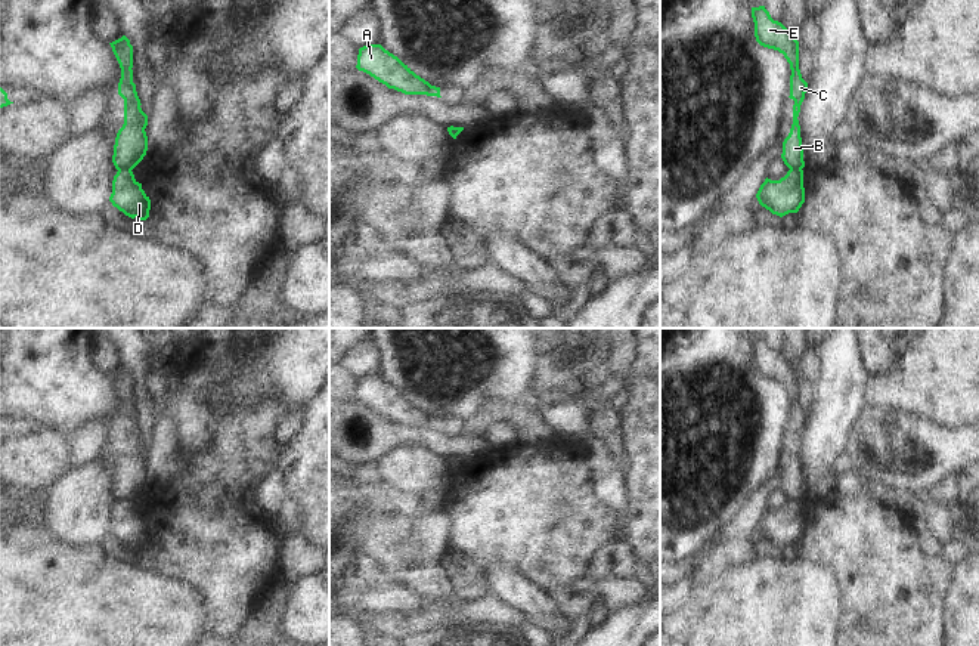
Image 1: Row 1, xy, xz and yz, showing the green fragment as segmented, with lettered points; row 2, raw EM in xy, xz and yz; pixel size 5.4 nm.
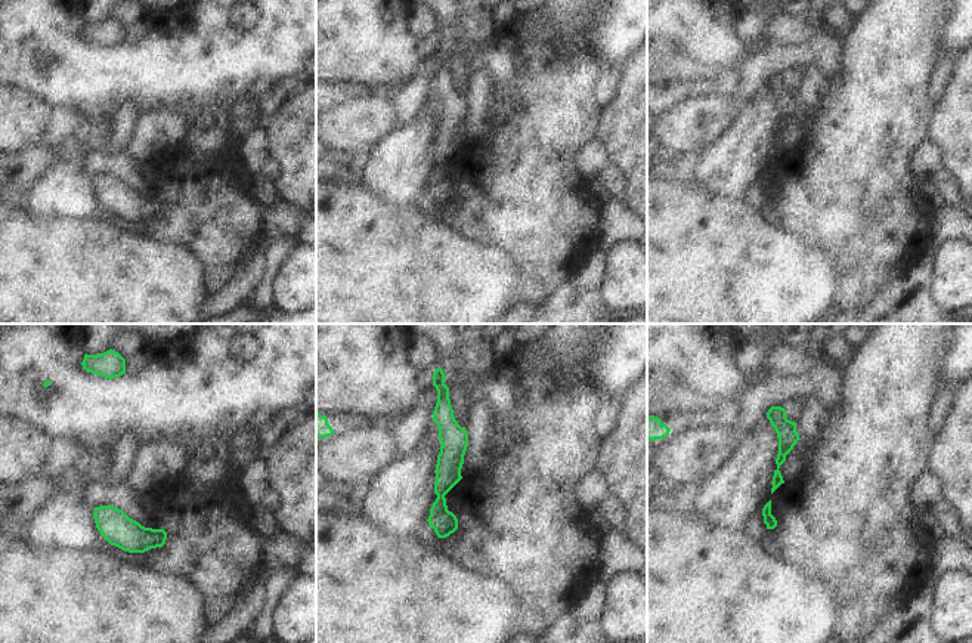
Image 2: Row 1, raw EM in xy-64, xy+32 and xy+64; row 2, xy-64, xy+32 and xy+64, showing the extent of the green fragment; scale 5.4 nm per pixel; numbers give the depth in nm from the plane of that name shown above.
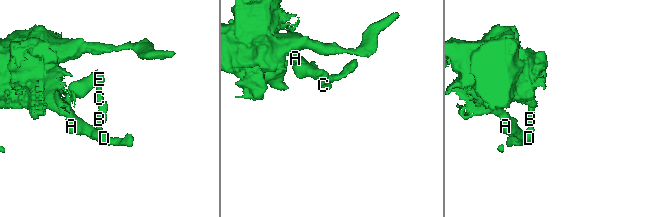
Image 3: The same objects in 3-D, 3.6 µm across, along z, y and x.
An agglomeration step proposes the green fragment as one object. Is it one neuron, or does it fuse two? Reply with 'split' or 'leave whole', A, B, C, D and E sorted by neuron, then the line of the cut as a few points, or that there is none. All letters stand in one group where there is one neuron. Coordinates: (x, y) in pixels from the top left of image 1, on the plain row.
split | A D / B C E | xy (130, 500), (118, 503)

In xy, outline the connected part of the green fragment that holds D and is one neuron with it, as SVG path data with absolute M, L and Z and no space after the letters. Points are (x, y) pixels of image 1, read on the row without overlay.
M131 501L117 503L109 532L131 550L146 551L149 548L151 531L142 520L142 514L134 510Z

